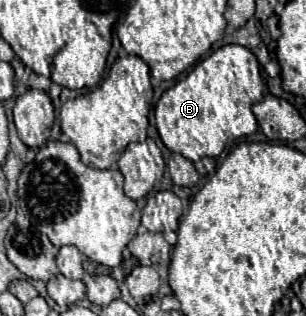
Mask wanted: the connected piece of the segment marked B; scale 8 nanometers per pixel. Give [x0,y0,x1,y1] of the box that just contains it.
[156,45,264,161]

